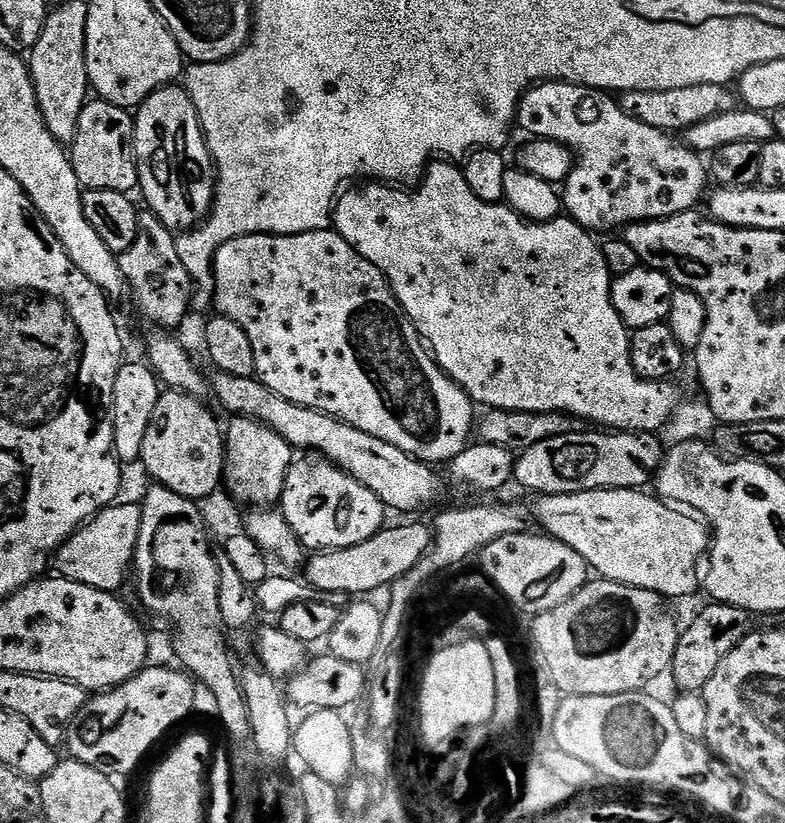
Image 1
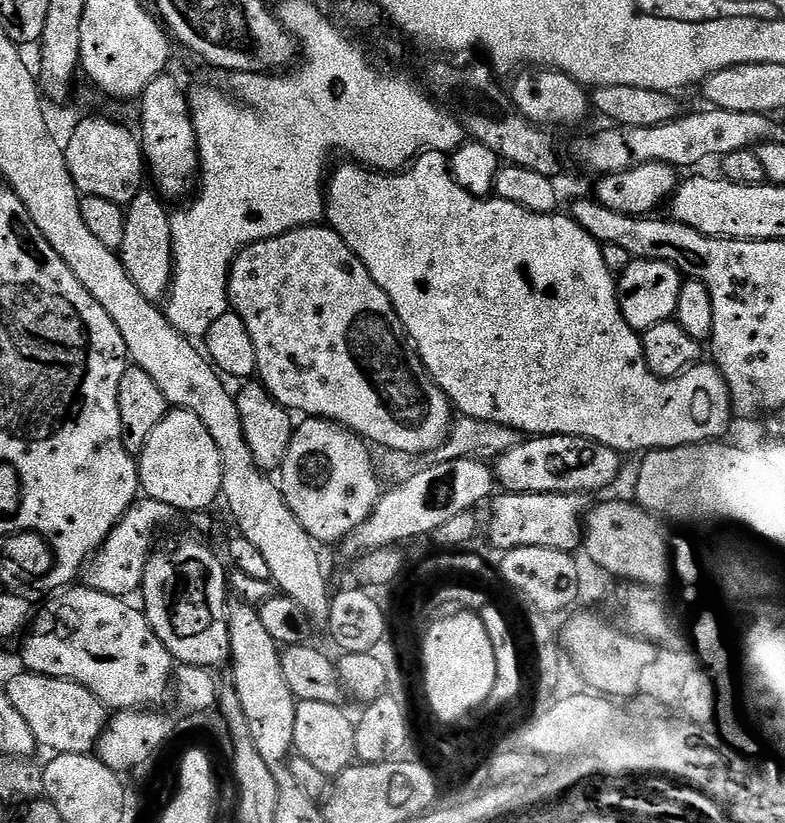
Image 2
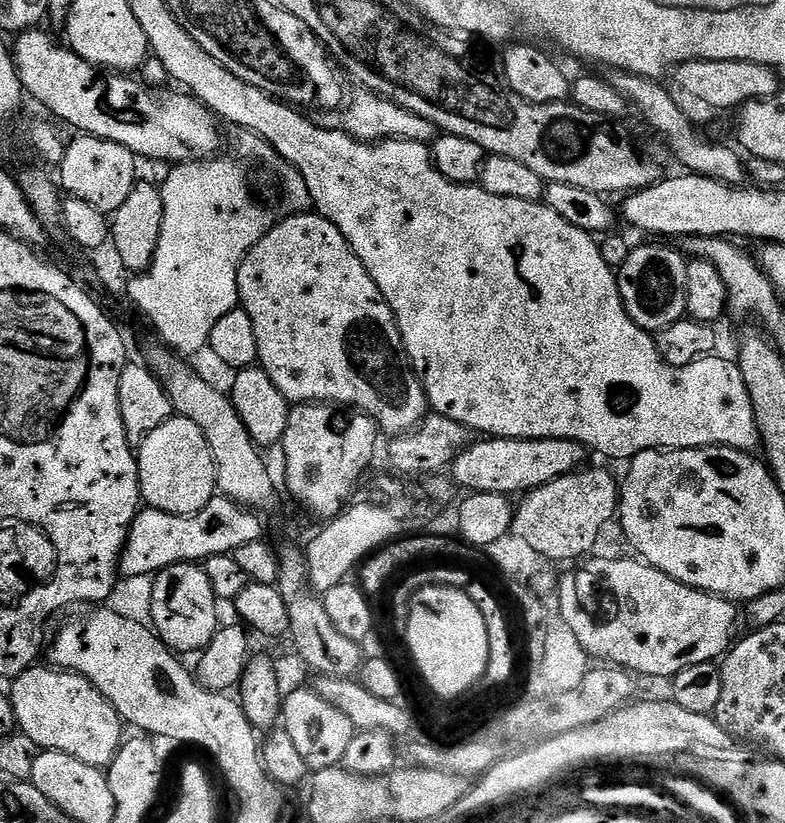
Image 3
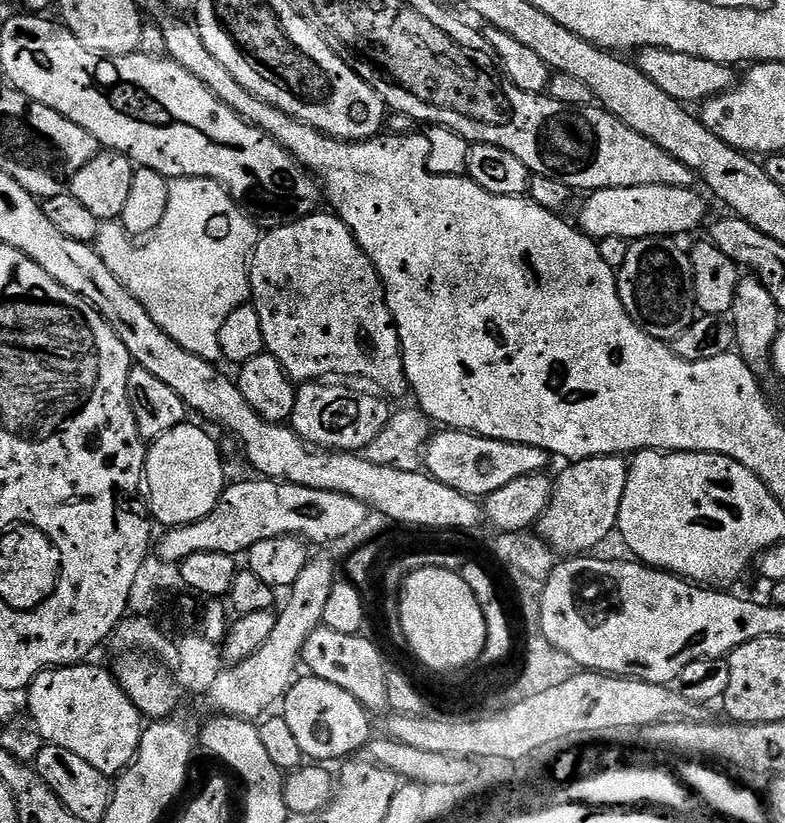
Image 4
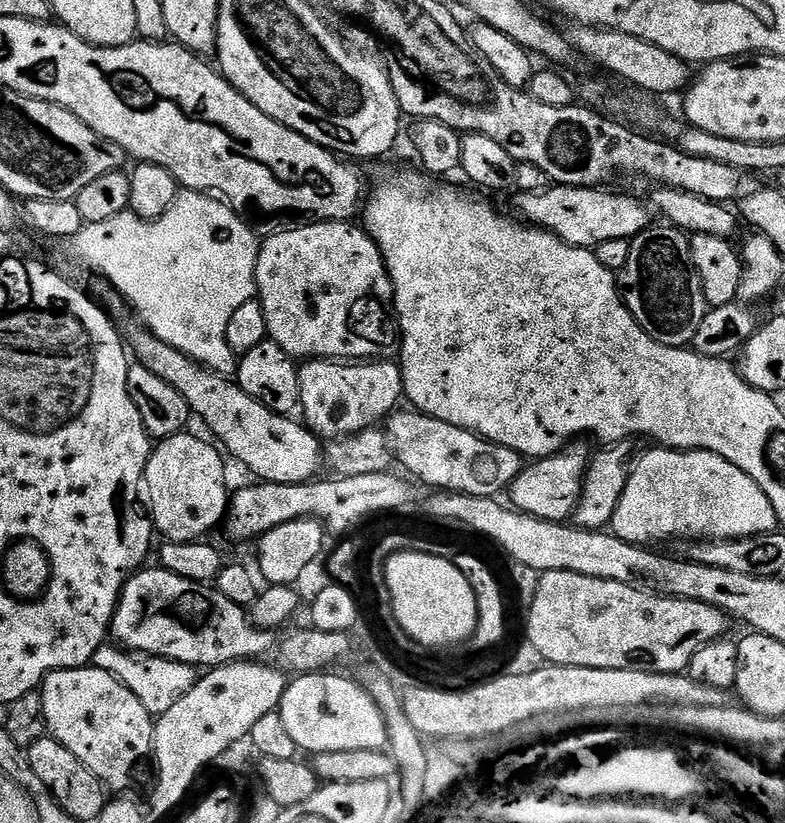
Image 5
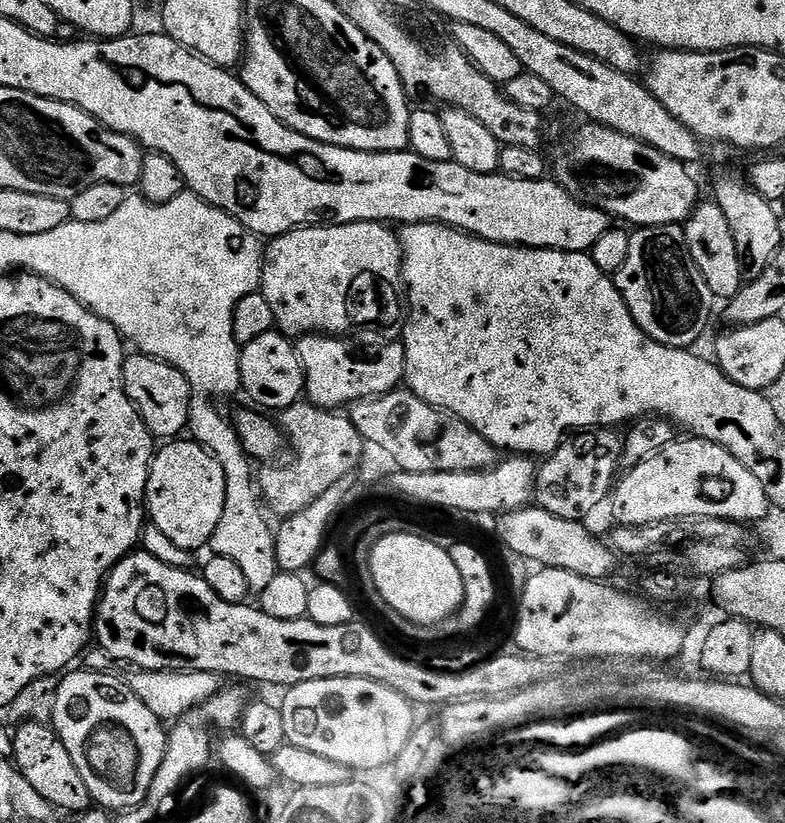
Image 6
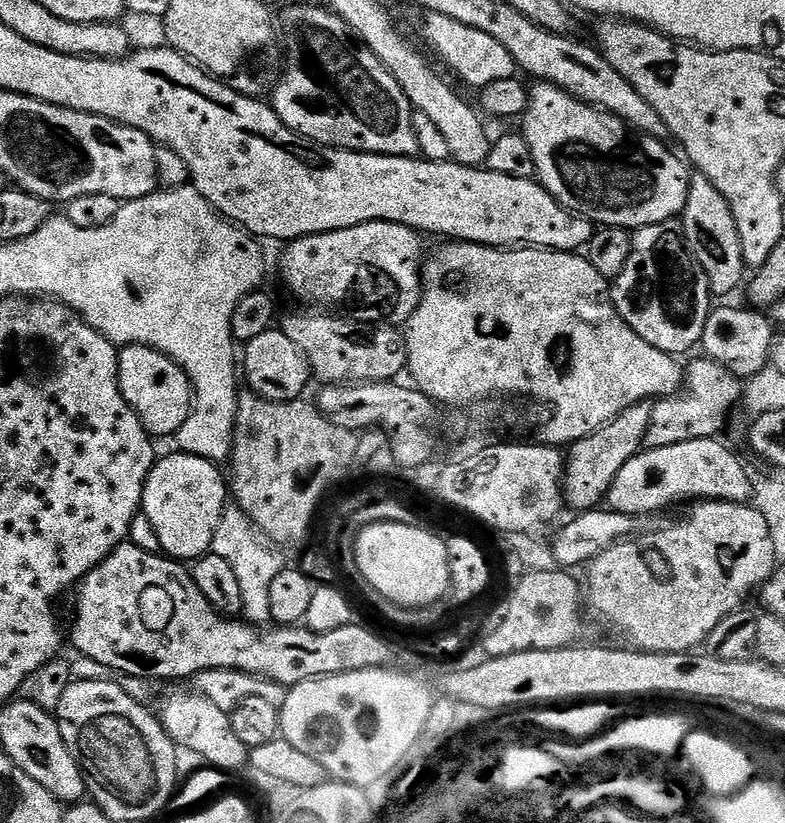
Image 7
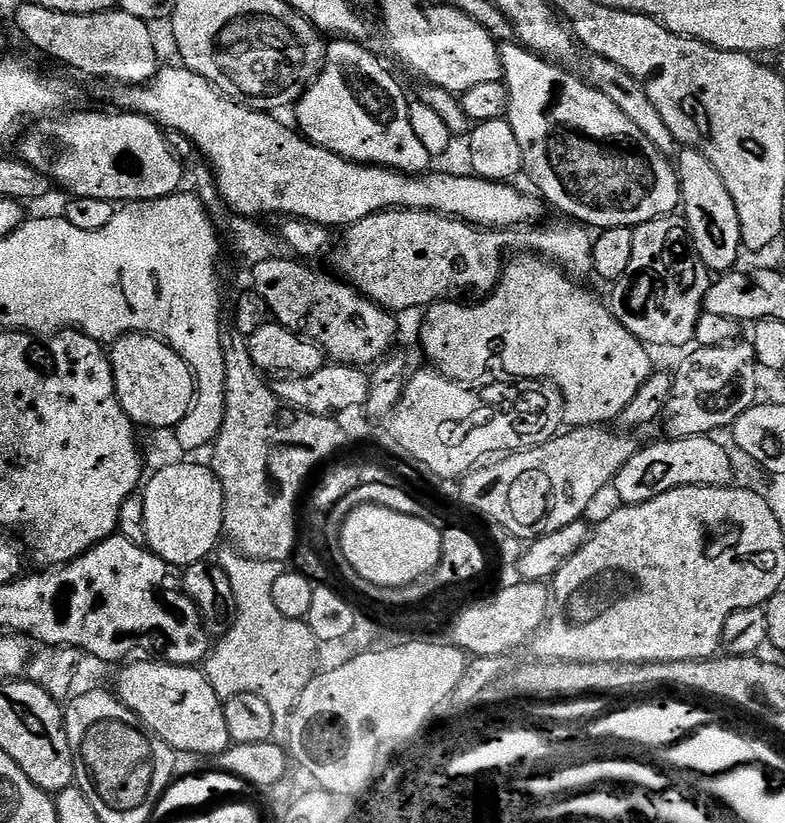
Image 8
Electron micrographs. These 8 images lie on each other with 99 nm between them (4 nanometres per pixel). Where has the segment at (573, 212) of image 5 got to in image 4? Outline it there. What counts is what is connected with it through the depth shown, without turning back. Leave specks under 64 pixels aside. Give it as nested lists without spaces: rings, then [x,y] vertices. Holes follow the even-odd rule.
[[[634,186],[603,188],[583,197],[578,227],[599,242],[602,238],[626,238],[629,242],[651,236],[681,238],[704,220],[704,200],[692,188],[678,186]]]

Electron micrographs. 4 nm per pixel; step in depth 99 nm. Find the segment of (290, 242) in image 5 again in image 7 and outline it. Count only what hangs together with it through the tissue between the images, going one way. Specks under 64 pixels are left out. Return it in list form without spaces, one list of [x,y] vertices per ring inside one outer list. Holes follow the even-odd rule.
[[[375,220],[374,222],[365,222],[358,226],[350,226],[342,230],[334,230],[333,232],[323,232],[322,234],[314,234],[313,236],[303,236],[297,240],[291,241],[287,245],[288,248],[284,252],[284,261],[280,264],[280,272],[284,275],[284,284],[297,296],[300,300],[305,300],[305,305],[308,306],[323,306],[328,310],[340,310],[343,304],[348,304],[351,300],[357,300],[360,303],[359,319],[364,322],[379,322],[384,326],[404,326],[407,325],[408,320],[414,314],[414,310],[420,301],[420,294],[422,291],[422,261],[425,259],[426,252],[420,249],[420,240],[422,240],[421,233],[414,228],[407,228],[401,224],[394,222],[386,222],[385,220]]]

